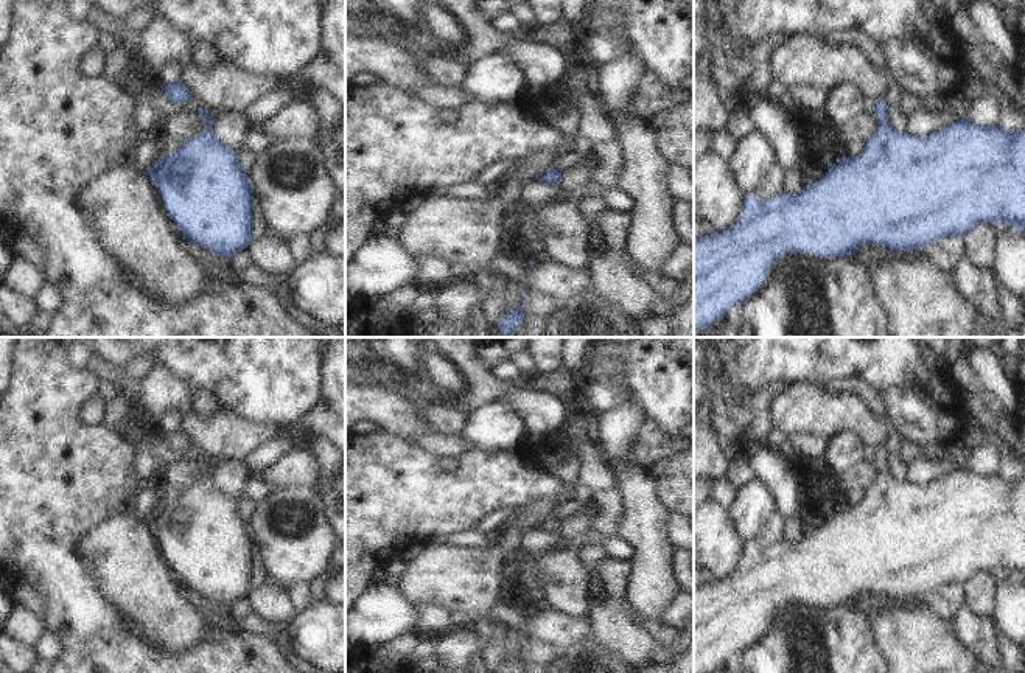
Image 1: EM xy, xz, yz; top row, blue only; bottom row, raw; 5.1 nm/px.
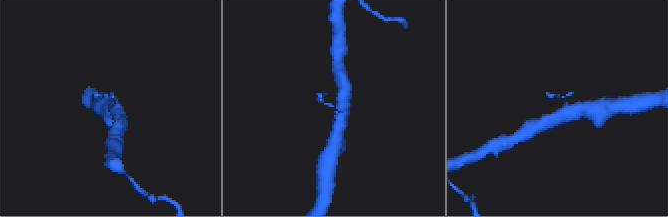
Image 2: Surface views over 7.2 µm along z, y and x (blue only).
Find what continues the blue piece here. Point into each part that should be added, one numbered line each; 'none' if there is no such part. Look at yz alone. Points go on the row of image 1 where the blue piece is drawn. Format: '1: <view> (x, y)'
none

